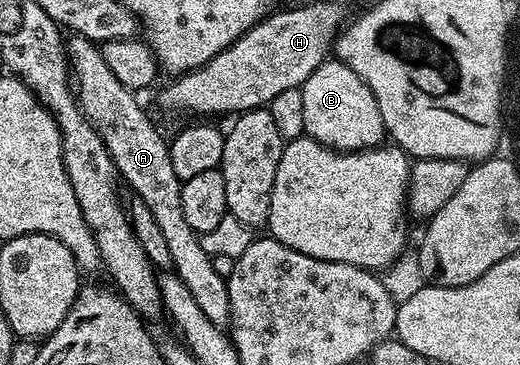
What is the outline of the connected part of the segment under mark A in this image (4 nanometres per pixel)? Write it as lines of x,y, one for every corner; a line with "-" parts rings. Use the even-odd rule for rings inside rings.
72,35
67,38
66,52
70,80
80,109
102,135
104,146
110,151
123,184
127,188
129,185
134,196
150,207
170,250
171,268
180,276
182,283
186,283
186,291
194,295
206,319
215,325
227,326
232,320
228,282
225,274
216,270
213,254
206,248
201,234
195,233
190,223
186,223
186,215
182,212
182,182
178,175
174,175
174,167
170,163
169,142
166,137
164,141
155,123
148,118
147,111
136,102
137,94
122,87
122,83
118,83
118,78
110,72
97,42

